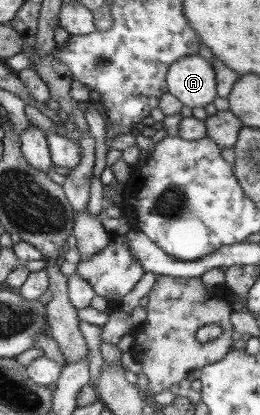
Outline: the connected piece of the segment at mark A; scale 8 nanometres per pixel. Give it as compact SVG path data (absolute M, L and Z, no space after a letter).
M185 56L169 64L165 83L168 88L167 92L188 108L204 108L217 96L215 93L215 72L212 72L212 66L206 60L202 60L200 56Z

